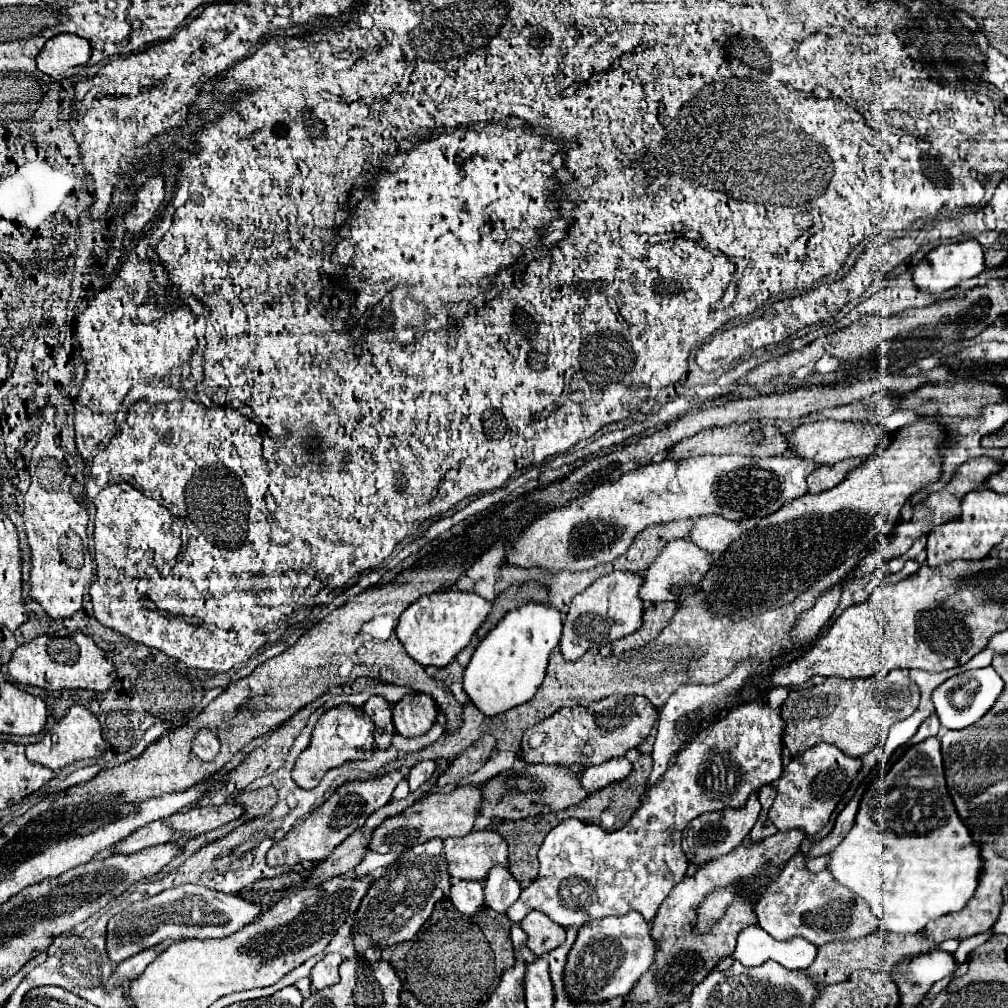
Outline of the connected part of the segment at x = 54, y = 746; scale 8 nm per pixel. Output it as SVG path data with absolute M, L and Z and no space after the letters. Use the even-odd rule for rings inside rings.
M72 705L68 709L68 713L58 723L52 725L52 729L44 735L42 741L26 745L26 757L28 757L28 761L34 761L44 767L50 767L52 771L58 771L64 765L74 763L78 759L100 757L104 753L104 749L106 749L106 743L102 739L100 723L98 723L96 715L82 705Z

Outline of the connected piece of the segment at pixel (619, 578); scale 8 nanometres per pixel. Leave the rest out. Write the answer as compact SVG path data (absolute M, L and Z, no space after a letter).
M612 571L596 579L588 589L578 593L564 619L560 637L560 653L564 659L580 659L590 649L600 649L606 643L630 635L642 623L642 601L638 597L642 577L624 571Z

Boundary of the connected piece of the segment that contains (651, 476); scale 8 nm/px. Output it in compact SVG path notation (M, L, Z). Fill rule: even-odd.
M702 455L702 457L690 457L680 461L660 461L650 463L640 469L634 469L626 475L622 475L616 483L606 483L596 487L588 497L574 499L568 507L554 509L540 519L536 519L518 539L516 545L510 547L506 561L520 565L520 567L544 567L548 571L558 569L570 569L570 571L582 571L592 569L598 563L612 561L614 557L622 555L628 547L634 535L638 535L644 527L654 523L666 523L674 519L686 519L686 517L700 517L706 513L722 515L726 519L742 521L750 517L766 517L774 511L778 511L784 503L802 497L806 489L806 477L816 469L814 461L796 461L794 457L742 457L742 455Z

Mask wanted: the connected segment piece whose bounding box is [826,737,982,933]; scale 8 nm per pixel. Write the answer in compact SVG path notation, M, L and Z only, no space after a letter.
M928 737L916 747L908 747L904 755L888 771L888 779L872 783L862 795L852 831L828 855L832 877L862 897L882 925L892 933L918 933L930 921L960 911L974 895L982 861L978 857L978 843L972 839L970 829L958 817L954 803L948 795L944 773L940 737Z

